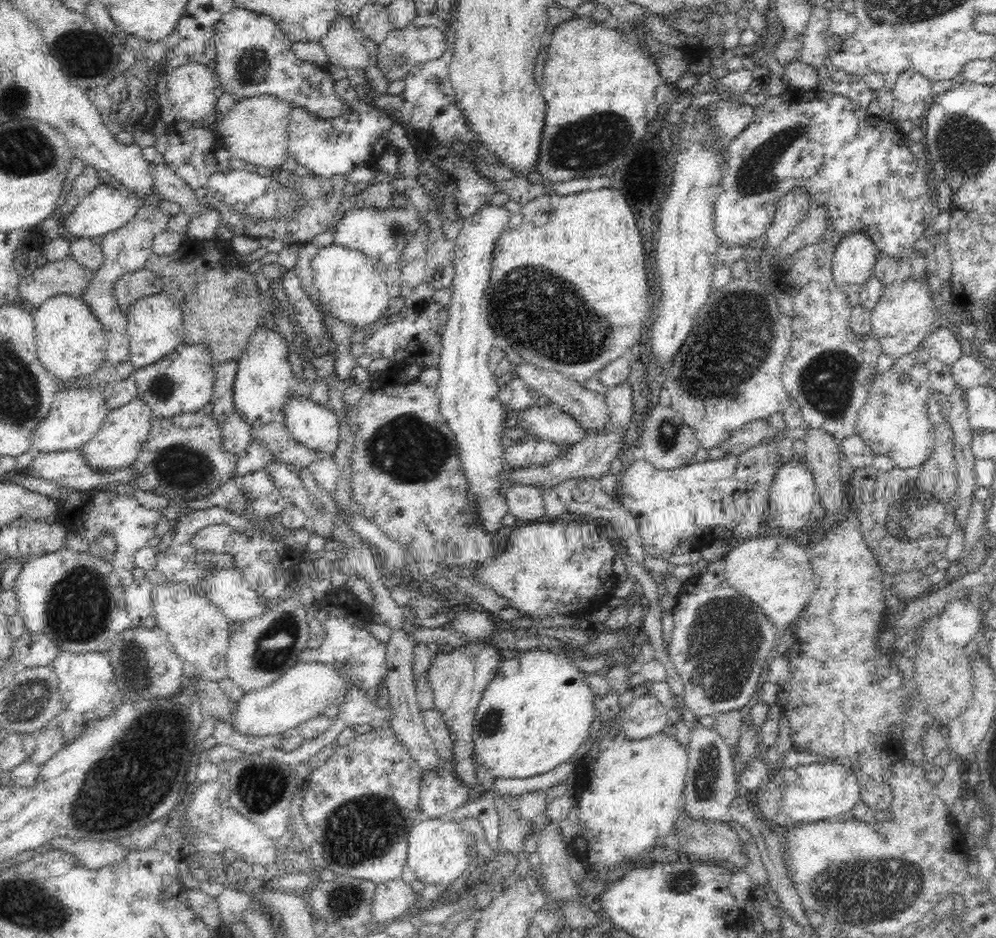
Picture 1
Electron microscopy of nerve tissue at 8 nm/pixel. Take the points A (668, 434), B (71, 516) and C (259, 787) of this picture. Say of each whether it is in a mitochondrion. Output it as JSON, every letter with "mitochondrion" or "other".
{"A":"mitochondrion","B":"other","C":"mitochondrion"}

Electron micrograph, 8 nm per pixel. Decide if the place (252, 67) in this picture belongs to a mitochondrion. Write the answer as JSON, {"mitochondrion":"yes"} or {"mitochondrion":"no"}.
{"mitochondrion":"yes"}

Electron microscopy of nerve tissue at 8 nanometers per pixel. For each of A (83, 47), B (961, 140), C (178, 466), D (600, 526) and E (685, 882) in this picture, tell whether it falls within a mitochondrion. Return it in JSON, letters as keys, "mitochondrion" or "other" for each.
{"A":"mitochondrion","B":"mitochondrion","C":"mitochondrion","D":"other","E":"mitochondrion"}

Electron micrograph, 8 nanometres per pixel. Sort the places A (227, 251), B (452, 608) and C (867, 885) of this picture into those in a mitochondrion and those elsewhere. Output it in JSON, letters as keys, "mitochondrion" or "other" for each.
{"A":"other","B":"other","C":"mitochondrion"}

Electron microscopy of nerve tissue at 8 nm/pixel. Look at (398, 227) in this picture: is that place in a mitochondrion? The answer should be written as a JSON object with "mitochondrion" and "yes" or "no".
{"mitochondrion":"yes"}

